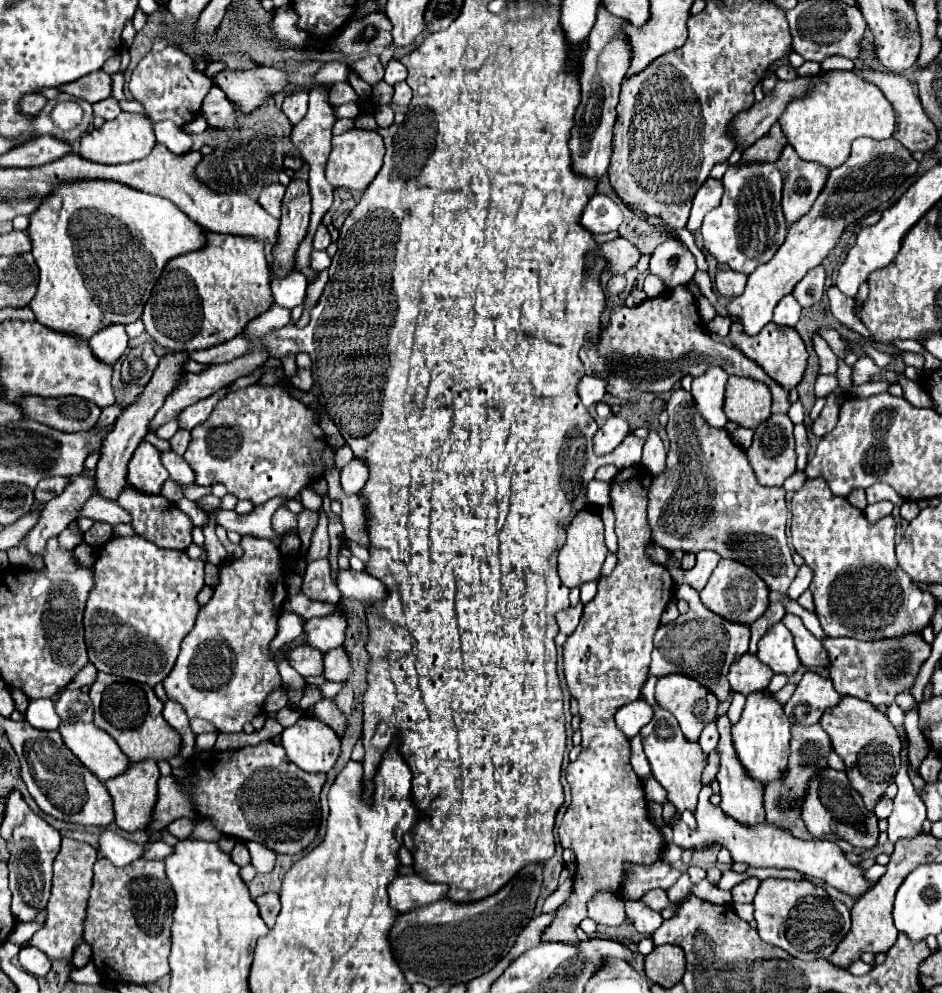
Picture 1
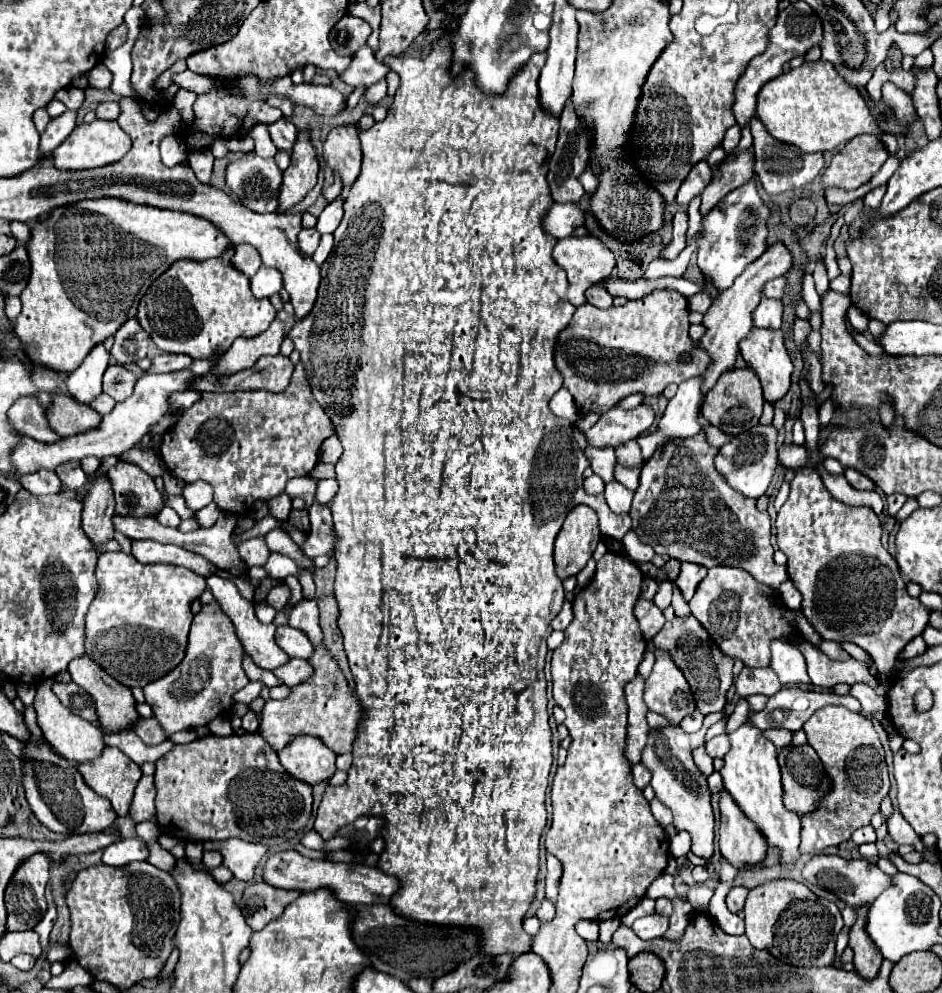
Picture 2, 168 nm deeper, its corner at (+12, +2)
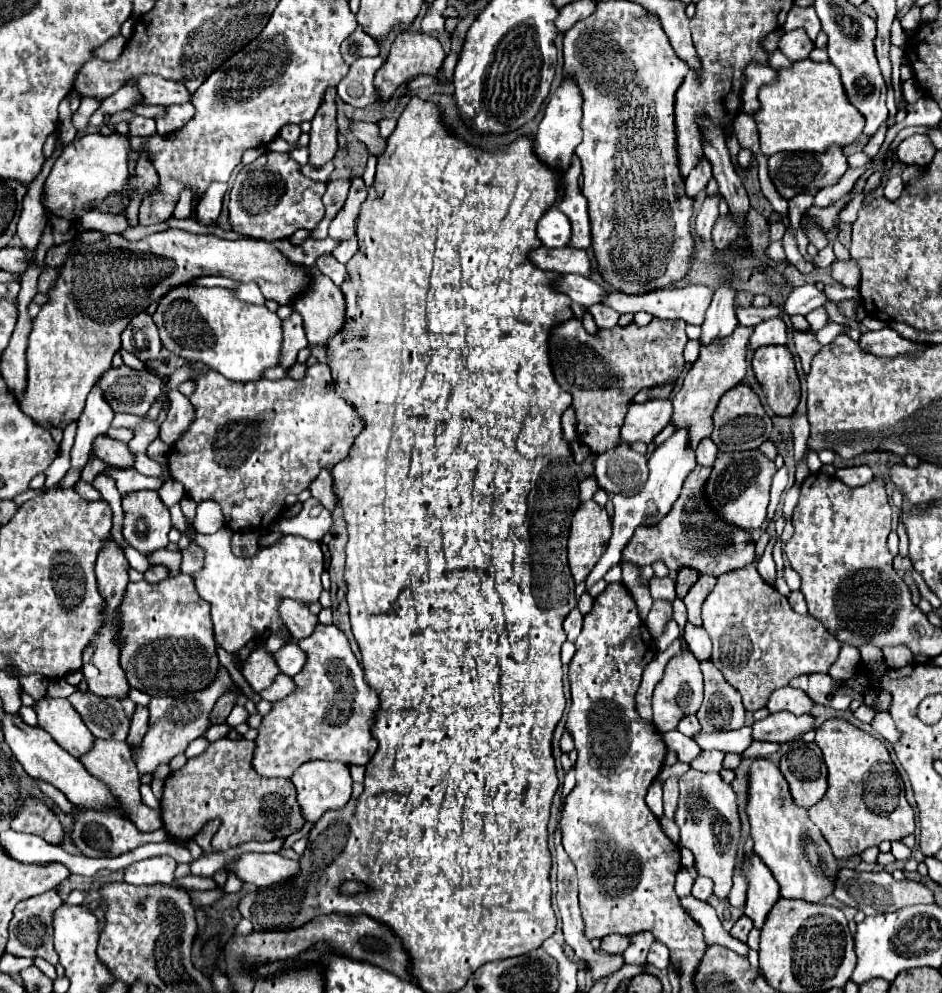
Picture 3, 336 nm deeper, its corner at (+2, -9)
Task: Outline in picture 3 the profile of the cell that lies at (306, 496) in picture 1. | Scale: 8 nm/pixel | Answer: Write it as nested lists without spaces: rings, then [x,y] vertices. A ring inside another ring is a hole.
[[[322,469],[320,475],[312,481],[310,485],[310,493],[312,497],[316,497],[326,509],[334,509],[336,505],[336,499],[334,499],[334,493],[332,493],[332,477],[330,477],[330,469]]]

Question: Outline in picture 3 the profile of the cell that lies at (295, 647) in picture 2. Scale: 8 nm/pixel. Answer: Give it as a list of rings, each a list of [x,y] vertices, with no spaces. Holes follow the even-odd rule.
[[[286,643],[282,649],[278,649],[274,653],[274,659],[276,659],[280,671],[286,675],[292,675],[292,677],[298,671],[302,671],[302,667],[306,665],[306,653],[296,643]]]

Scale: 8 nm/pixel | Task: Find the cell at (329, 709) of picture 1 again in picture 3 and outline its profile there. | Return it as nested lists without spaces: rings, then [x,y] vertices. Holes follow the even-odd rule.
[[[322,625],[314,629],[314,633],[302,641],[298,641],[302,651],[306,651],[308,661],[306,667],[294,675],[296,691],[282,701],[276,701],[272,711],[262,719],[256,737],[256,751],[252,765],[262,777],[292,777],[292,773],[306,761],[322,759],[322,761],[340,761],[344,765],[366,765],[378,749],[378,741],[374,739],[372,727],[380,707],[378,695],[366,685],[364,671],[358,665],[346,635],[336,625]]]

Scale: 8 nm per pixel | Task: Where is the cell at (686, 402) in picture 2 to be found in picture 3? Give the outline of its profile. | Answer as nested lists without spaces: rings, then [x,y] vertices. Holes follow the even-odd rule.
[[[680,427],[678,431],[674,431],[674,435],[670,439],[666,439],[662,445],[658,445],[650,457],[648,457],[648,467],[650,467],[650,477],[648,477],[648,483],[646,487],[638,493],[638,495],[632,495],[632,497],[624,497],[624,495],[617,494],[612,503],[614,503],[614,517],[612,517],[612,527],[614,527],[614,533],[608,541],[608,547],[606,547],[606,553],[602,555],[602,559],[596,563],[596,567],[592,569],[592,573],[588,575],[586,579],[586,591],[598,583],[604,573],[616,565],[620,561],[620,553],[622,553],[622,547],[632,539],[634,535],[634,529],[638,525],[656,525],[672,507],[672,503],[678,499],[680,495],[680,489],[682,489],[682,483],[684,479],[688,477],[688,473],[696,467],[696,453],[694,449],[690,447],[690,441],[688,441],[688,435],[686,435],[686,427]]]

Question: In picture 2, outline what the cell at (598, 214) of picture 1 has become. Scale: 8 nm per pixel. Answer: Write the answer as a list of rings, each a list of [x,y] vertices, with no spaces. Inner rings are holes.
[[[552,204],[548,214],[542,218],[542,228],[546,234],[566,238],[572,234],[572,228],[584,224],[584,212],[578,204]]]

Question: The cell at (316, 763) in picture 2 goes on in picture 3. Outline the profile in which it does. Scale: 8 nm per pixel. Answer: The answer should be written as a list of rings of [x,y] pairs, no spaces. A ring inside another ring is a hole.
[[[310,761],[298,767],[292,775],[292,783],[298,793],[298,803],[302,807],[304,819],[316,823],[328,809],[342,809],[352,793],[352,777],[346,765],[334,761]]]

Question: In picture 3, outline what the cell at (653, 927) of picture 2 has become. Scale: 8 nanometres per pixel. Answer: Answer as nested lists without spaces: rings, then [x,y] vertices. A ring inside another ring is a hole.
[[[658,941],[652,943],[652,947],[648,951],[648,963],[656,965],[658,969],[666,969],[668,967],[668,963],[670,963],[670,951],[666,951],[664,943],[658,943]]]

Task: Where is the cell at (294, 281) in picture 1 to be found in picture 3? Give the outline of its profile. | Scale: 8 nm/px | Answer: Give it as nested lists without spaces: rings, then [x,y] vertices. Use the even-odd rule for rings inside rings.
[[[242,283],[234,291],[236,291],[236,297],[244,303],[254,303],[254,305],[264,305],[266,303],[262,291],[258,291],[258,283]]]

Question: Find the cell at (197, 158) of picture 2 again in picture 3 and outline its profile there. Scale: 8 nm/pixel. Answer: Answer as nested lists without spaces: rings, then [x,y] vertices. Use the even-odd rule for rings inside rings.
[[[210,183],[210,187],[206,189],[206,195],[202,195],[202,199],[198,201],[198,207],[196,207],[198,221],[202,225],[208,225],[214,219],[218,219],[224,193],[226,193],[226,183]]]

